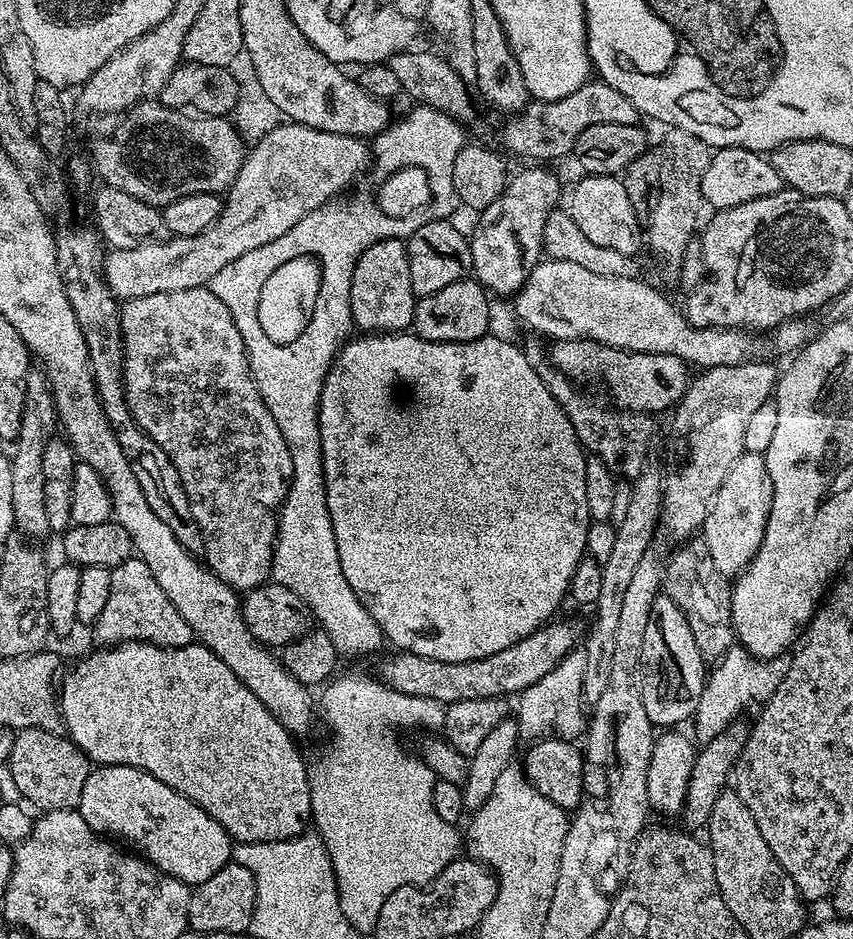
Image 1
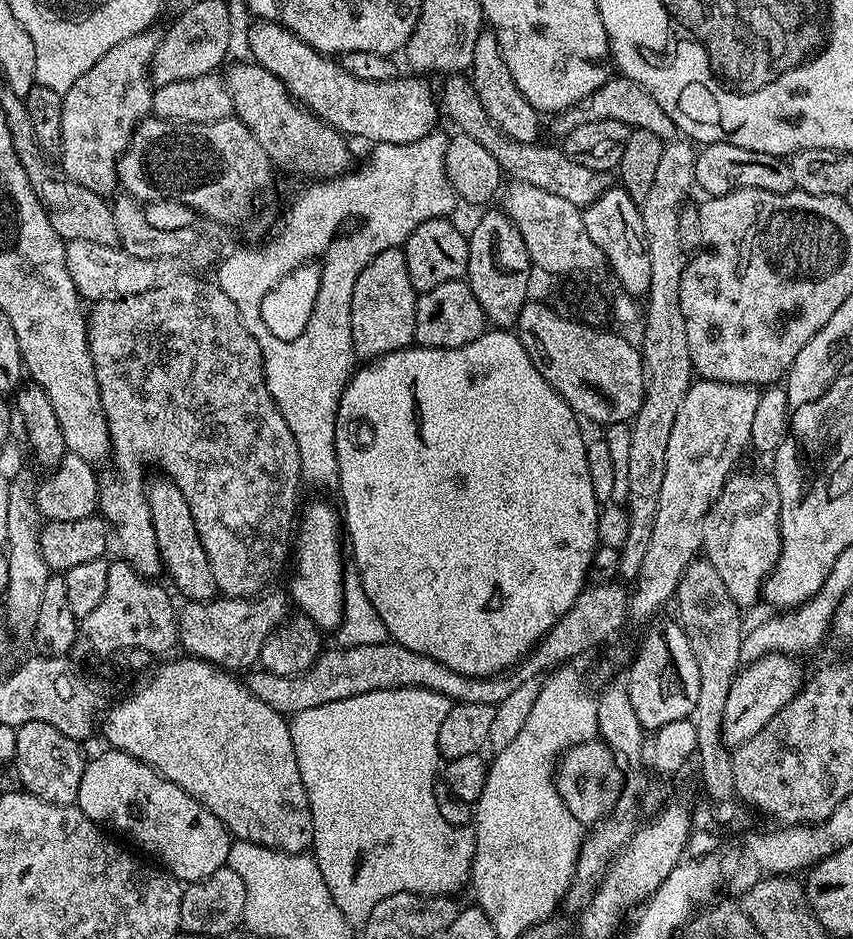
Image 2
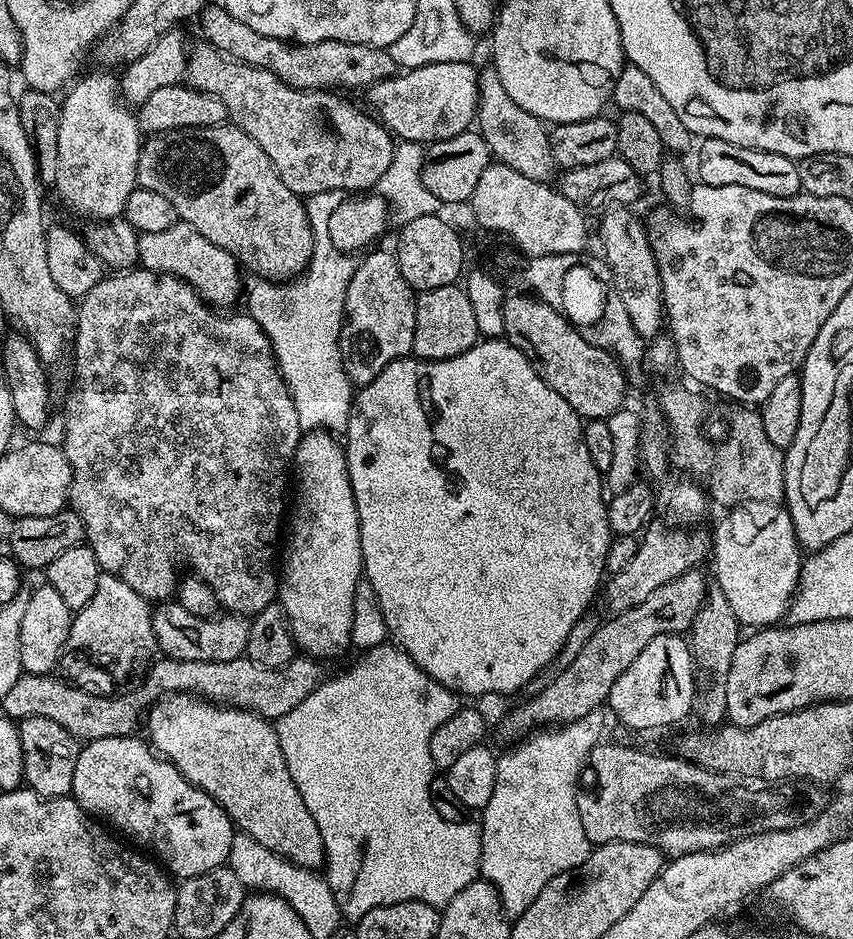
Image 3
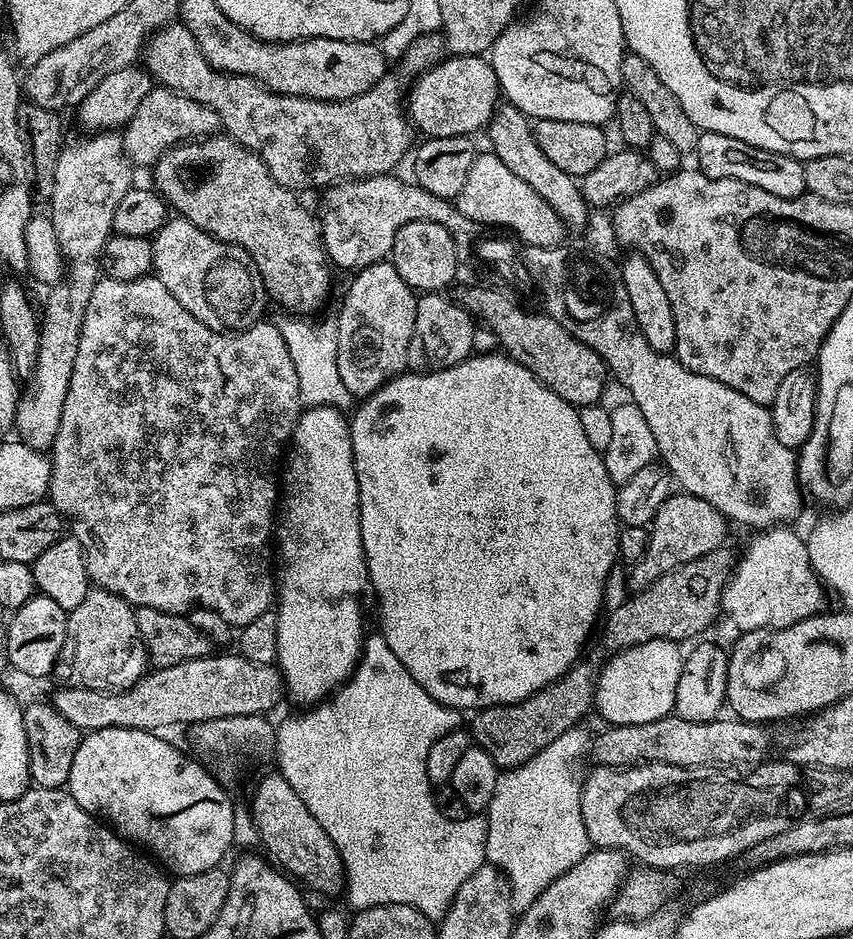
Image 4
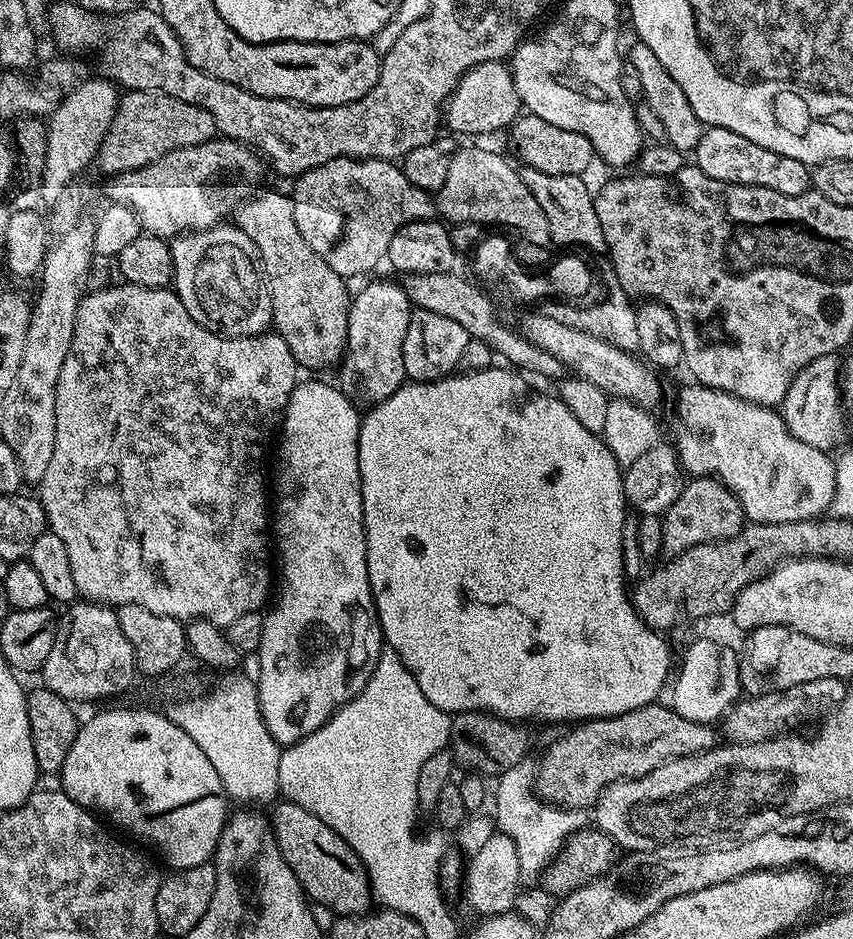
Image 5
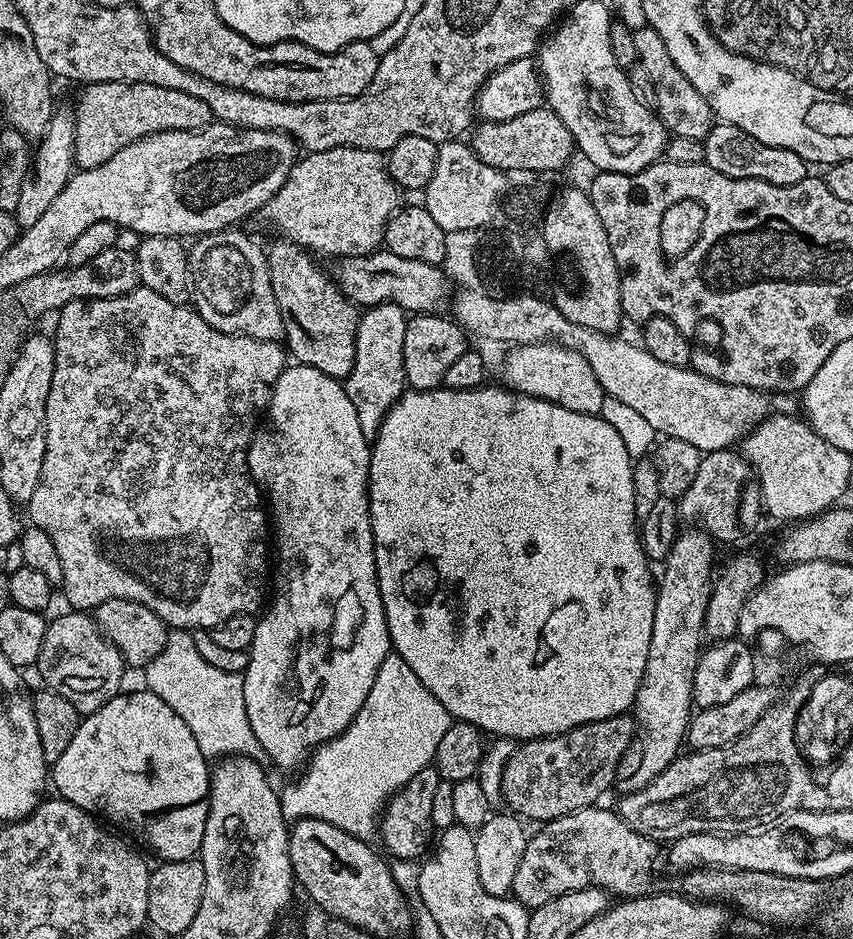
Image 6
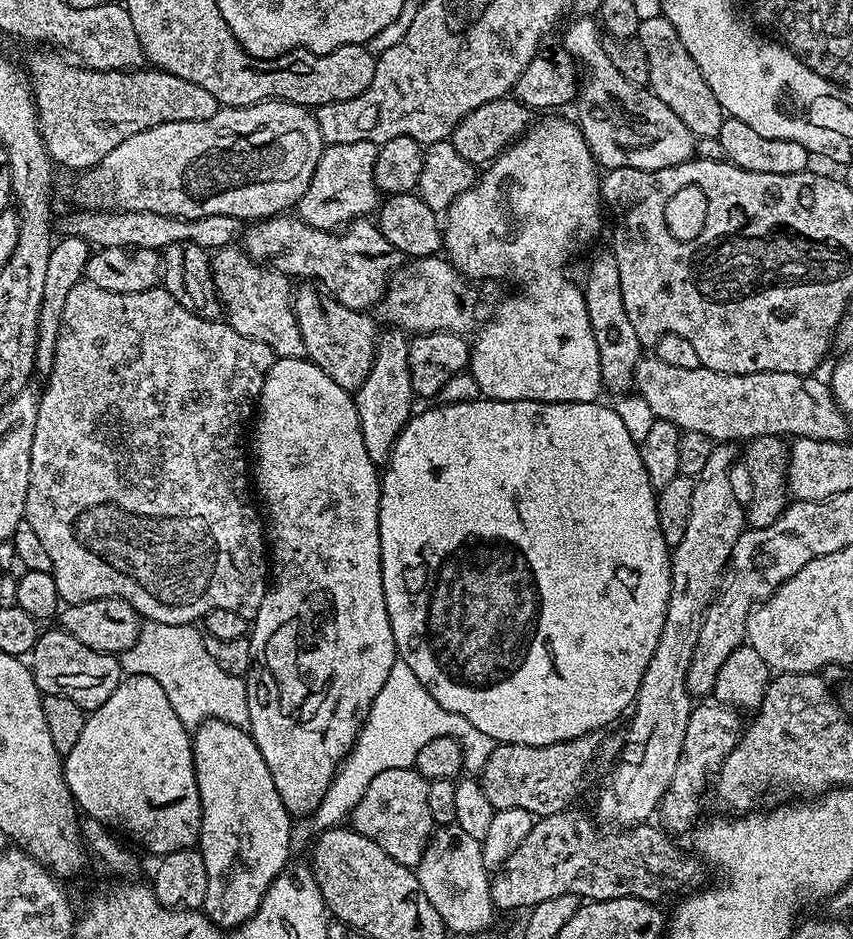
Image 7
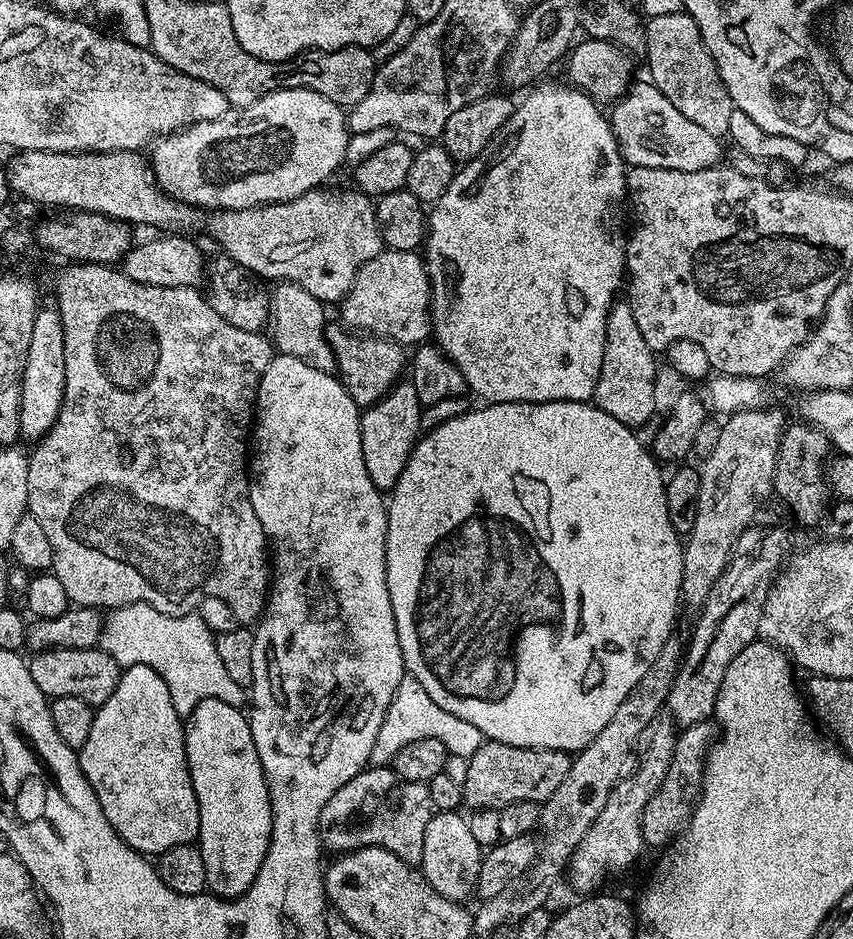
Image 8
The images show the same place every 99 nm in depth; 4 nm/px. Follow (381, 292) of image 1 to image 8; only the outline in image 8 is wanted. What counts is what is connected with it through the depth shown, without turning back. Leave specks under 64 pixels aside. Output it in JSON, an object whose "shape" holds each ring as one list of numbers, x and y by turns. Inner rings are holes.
{"shape":[[397,382,381,400,360,413,362,458,366,462,366,474,370,474,370,482,374,482,374,486,380,489,381,493,391,493,398,478,402,478,402,470,406,470,406,462,422,432,421,407,412,383]]}

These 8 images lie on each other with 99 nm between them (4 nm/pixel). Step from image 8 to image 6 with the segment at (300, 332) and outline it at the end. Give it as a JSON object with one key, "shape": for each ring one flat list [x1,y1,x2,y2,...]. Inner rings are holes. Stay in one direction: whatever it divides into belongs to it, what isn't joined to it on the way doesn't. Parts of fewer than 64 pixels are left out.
{"shape":[[243,230,209,232,187,249,186,276,189,281,192,279,190,304,214,330,231,336,279,341,284,323,270,282,268,258,265,249,252,240,255,239]]}

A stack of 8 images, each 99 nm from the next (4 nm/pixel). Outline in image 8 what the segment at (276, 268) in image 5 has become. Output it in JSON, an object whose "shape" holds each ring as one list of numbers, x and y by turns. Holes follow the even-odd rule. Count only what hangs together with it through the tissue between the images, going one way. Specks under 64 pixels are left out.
{"shape":[[329,327,326,332,326,343,336,358,336,372,344,388,354,398,361,410,370,407,383,398,406,372,405,345,387,340,384,336,361,334,347,327],[405,352,405,356,404,356]]}

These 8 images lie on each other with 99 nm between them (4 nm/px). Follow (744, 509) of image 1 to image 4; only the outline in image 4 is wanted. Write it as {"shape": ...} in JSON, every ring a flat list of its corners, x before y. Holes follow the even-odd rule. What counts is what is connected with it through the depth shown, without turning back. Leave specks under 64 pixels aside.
{"shape":[[773,526,757,531,748,549,735,561,724,590,722,608,740,632,785,628,796,620,821,615,826,589,812,568,807,543,788,528,791,527]]}

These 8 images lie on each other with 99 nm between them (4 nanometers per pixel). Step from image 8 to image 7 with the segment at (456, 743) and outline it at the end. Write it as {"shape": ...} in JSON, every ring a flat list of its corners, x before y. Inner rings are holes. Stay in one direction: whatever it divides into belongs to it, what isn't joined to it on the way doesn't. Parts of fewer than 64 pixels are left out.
{"shape":[[396,659,390,668,390,678,386,678,382,690,378,690,378,698,374,698,364,725,360,727,356,744,337,768,322,802,312,811,311,816,299,821,299,839,301,836,311,841,317,830,343,825,351,817,354,806,358,806,358,798,366,794,366,786,370,786,370,782,378,778,382,770,413,767,418,750,422,750,426,742,443,736,454,738,462,746,464,772,468,774,479,774,497,745,490,734,482,734,482,730,466,722,462,714,454,714,446,710,446,706,438,706,438,702,434,702,434,694,430,694,430,690,418,682,414,670,410,670,404,660]]}

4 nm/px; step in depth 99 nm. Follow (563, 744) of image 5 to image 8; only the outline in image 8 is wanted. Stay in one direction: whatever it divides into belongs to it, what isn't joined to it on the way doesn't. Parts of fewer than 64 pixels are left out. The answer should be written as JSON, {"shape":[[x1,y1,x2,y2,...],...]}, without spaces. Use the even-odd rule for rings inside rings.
{"shape":[[485,739,484,745,473,756,467,757,462,775,464,804,469,809,494,808,501,809,514,802,534,802,543,805,544,801,566,782,566,774,570,774,573,757,562,750,546,750,545,748,523,748,510,746,506,742]]}

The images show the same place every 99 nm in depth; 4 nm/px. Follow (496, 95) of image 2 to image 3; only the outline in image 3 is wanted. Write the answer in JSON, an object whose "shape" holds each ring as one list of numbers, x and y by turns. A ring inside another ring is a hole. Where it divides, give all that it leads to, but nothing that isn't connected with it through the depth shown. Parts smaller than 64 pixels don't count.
{"shape":[[485,66,484,69,479,69,478,90,480,97,475,123,480,135,488,143,489,153,499,163,510,166,510,170,526,174,526,178,551,181,551,176,557,175,558,165,552,156,552,137,545,121,530,114,530,110,522,110,522,106,518,106,518,102,514,102,514,98,506,94,506,86,502,86,502,78,498,78,498,70,494,67]]}

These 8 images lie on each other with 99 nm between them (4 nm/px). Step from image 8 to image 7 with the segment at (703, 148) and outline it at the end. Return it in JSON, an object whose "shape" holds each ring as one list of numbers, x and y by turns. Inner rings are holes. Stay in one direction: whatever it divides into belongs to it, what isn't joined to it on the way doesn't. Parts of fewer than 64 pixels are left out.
{"shape":[[576,18,573,24,564,32,563,51,569,52,581,65,588,67,588,77,583,77,578,88,578,99,575,101,575,119,580,125,580,132,592,151,592,157,601,169,609,168,637,168,638,170,662,170,666,166,678,166,693,159,696,154,697,137,692,131,647,87,631,84,614,70,614,62,606,58,606,50,602,39,602,29,595,19]]}

